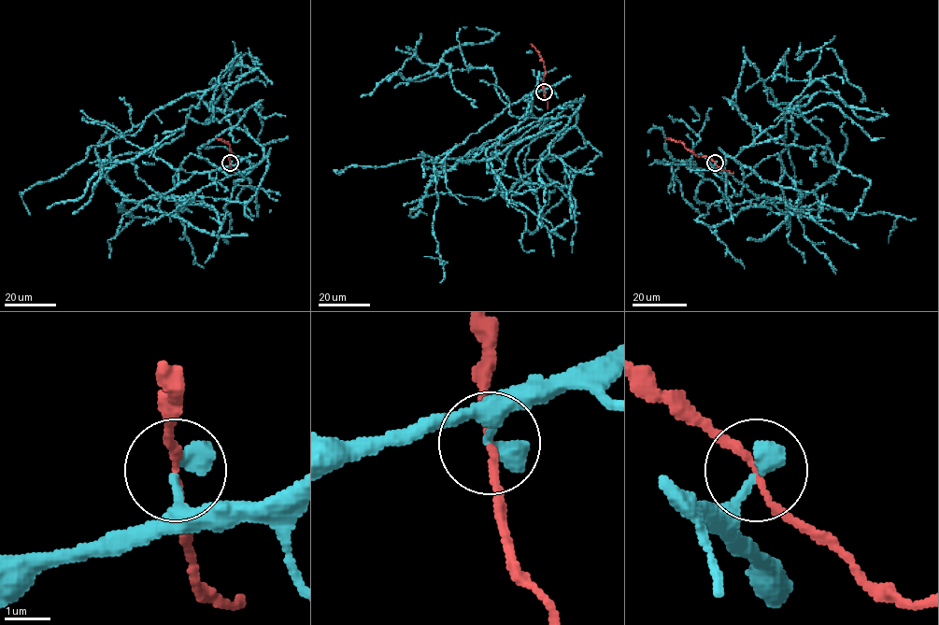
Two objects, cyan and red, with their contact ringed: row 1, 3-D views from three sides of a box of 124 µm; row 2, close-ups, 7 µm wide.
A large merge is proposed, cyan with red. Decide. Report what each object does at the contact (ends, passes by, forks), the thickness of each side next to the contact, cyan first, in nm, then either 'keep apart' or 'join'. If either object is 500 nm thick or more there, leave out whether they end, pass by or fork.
cyan ends there; red passes by; 480 nm thick on the cyan side, 150 nm on the other; keep apart

